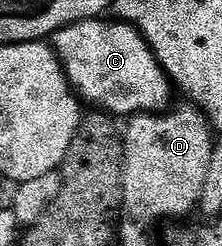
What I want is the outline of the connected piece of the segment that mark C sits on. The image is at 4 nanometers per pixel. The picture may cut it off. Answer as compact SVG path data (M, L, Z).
M118 19L107 20L78 21L66 25L64 29L59 29L53 34L53 48L63 65L64 73L67 74L68 83L86 104L88 101L89 104L95 105L91 107L115 119L120 119L119 117L130 119L137 113L158 113L166 110L172 104L173 82L159 64L151 44L143 38L143 34L134 25Z

